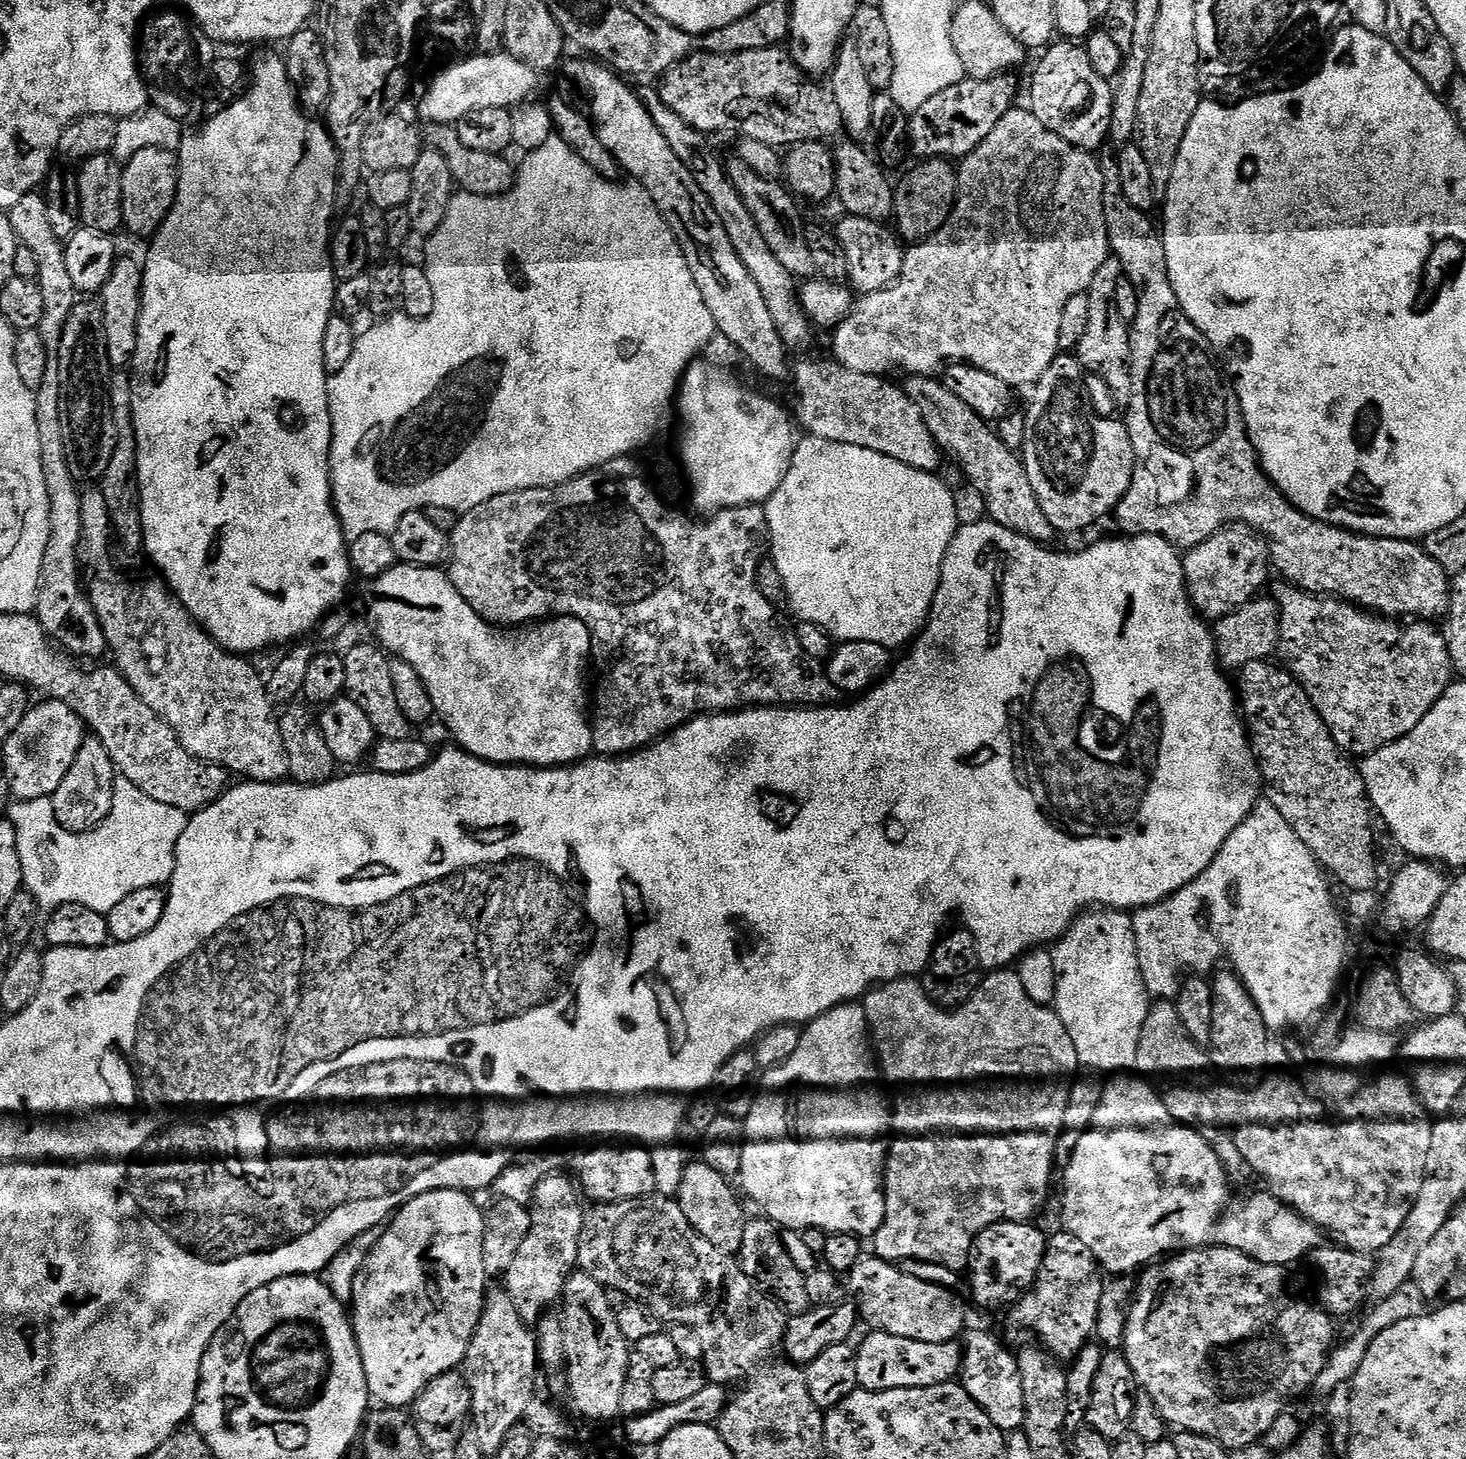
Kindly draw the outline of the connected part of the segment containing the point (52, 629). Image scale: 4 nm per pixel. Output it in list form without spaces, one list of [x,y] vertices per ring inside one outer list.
[[[32,193],[22,198],[10,210],[12,229],[17,241],[34,254],[38,262],[40,289],[42,290],[42,322],[38,329],[46,346],[46,375],[42,386],[34,393],[36,398],[36,421],[38,422],[38,442],[42,446],[42,474],[46,478],[46,494],[50,502],[50,538],[46,542],[46,554],[42,558],[40,589],[36,595],[34,615],[40,621],[49,640],[73,657],[100,656],[109,651],[100,619],[88,599],[82,583],[80,566],[80,538],[82,508],[81,489],[66,466],[66,448],[62,446],[62,417],[58,411],[60,401],[60,379],[58,378],[58,350],[62,346],[62,332],[66,326],[72,307],[78,302],[78,293],[70,280],[64,257],[65,245],[54,236],[47,213],[47,202],[43,195]]]

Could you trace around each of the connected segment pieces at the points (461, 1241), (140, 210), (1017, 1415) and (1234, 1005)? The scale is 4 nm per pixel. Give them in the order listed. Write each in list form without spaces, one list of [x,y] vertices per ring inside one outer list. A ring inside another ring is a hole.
[[[453,1188],[442,1190],[430,1190],[418,1198],[414,1198],[409,1204],[404,1205],[399,1212],[391,1217],[390,1223],[383,1229],[380,1241],[368,1252],[364,1265],[356,1272],[352,1280],[352,1308],[350,1304],[350,1323],[352,1333],[356,1336],[356,1346],[360,1351],[361,1364],[364,1367],[368,1394],[377,1405],[386,1408],[407,1409],[420,1396],[422,1389],[434,1382],[442,1374],[459,1369],[464,1363],[464,1356],[468,1352],[468,1346],[472,1341],[474,1330],[480,1321],[480,1315],[484,1309],[486,1299],[486,1277],[482,1266],[482,1238],[484,1237],[485,1213],[475,1204],[473,1197],[466,1192],[459,1192]]]
[[[161,148],[140,150],[134,158],[123,165],[120,177],[122,178],[123,227],[129,228],[136,236],[145,236],[145,238],[155,236],[176,201],[180,177],[180,161],[177,153]]]
[[[965,1331],[962,1336],[962,1383],[964,1389],[1002,1433],[1019,1432],[1024,1426],[1022,1378],[1015,1355],[1007,1352],[988,1332]]]
[[[1225,970],[1225,972],[1217,971],[1215,973],[1216,981],[1211,981],[1211,992],[1212,992],[1212,1040],[1210,1045],[1210,1064],[1213,1069],[1221,1068],[1224,1072],[1256,1072],[1264,1063],[1268,1060],[1268,1036],[1270,1036],[1270,1030],[1265,1027],[1264,1020],[1261,1018],[1260,1011],[1258,1010],[1255,1003],[1252,1001],[1252,996],[1249,995],[1246,990],[1244,983],[1240,981],[1240,977],[1231,970]]]

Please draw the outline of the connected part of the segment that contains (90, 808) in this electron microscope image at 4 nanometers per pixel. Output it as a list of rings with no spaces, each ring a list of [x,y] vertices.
[[[95,738],[85,739],[66,778],[62,778],[62,786],[50,798],[60,825],[67,832],[93,832],[110,814],[117,779],[118,773],[106,746]]]

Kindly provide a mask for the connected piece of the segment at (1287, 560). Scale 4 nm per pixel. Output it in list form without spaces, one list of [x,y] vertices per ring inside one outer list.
[[[1104,158],[1100,160],[1100,170],[1108,177],[1104,182],[1108,246],[1111,255],[1120,264],[1121,273],[1136,291],[1136,321],[1130,324],[1132,358],[1126,416],[1136,461],[1132,467],[1130,486],[1114,513],[1114,519],[1124,531],[1121,533],[1132,538],[1160,537],[1177,549],[1187,550],[1197,548],[1215,532],[1229,526],[1247,526],[1266,545],[1271,567],[1275,571],[1277,568],[1292,583],[1289,585],[1293,589],[1309,594],[1331,594],[1384,618],[1416,616],[1412,618],[1435,621],[1435,616],[1447,609],[1450,576],[1419,543],[1367,538],[1327,524],[1317,524],[1301,515],[1265,476],[1256,449],[1248,438],[1244,415],[1240,412],[1233,389],[1226,383],[1209,349],[1202,343],[1200,331],[1186,318],[1178,302],[1178,294],[1174,294],[1163,239],[1157,229],[1156,232],[1152,229],[1149,217],[1126,202],[1119,179],[1112,178],[1117,175],[1117,165]]]

